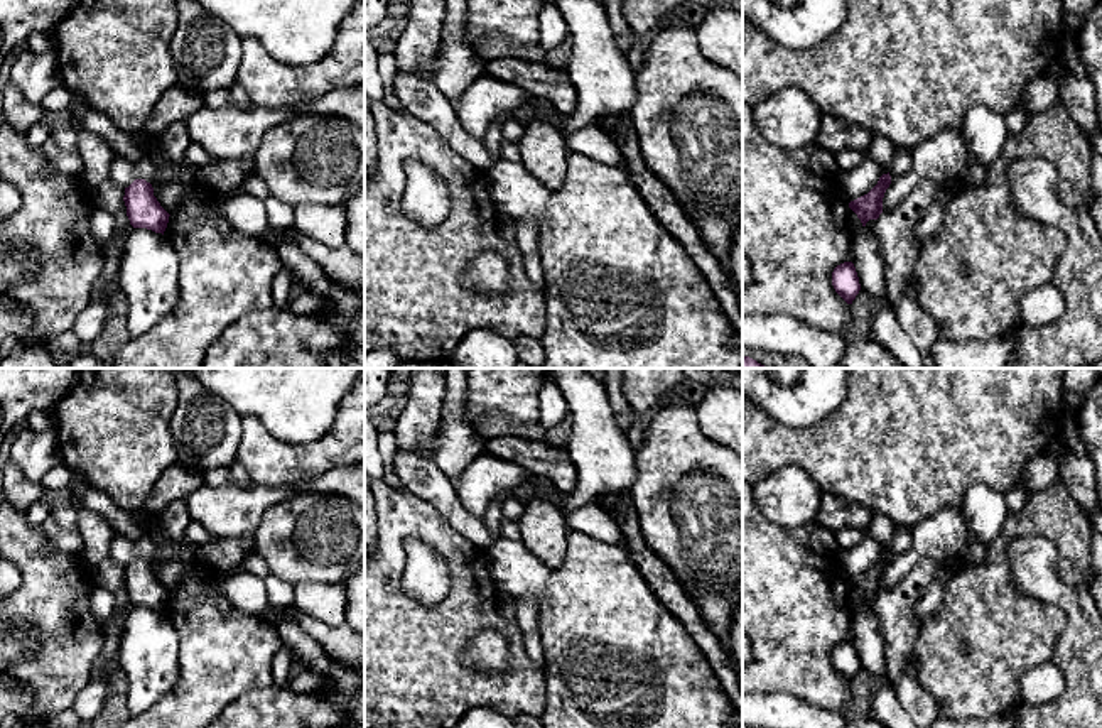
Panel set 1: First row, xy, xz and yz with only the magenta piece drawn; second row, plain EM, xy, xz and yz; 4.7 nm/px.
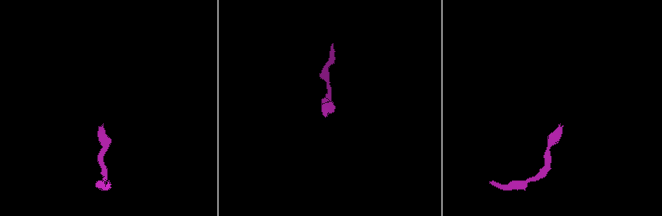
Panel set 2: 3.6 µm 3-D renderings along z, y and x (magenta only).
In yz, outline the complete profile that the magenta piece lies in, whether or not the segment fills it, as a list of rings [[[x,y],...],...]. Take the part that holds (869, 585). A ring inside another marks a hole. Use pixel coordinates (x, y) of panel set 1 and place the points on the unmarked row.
[[[874,512],[867,534],[872,535],[881,544],[883,554],[867,573],[849,581],[849,586],[857,593],[862,605],[866,605],[869,598],[878,598],[879,593],[883,591],[883,576],[891,562],[889,547],[896,529],[898,527],[893,524],[889,517]]]

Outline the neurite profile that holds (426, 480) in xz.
[[[397,451],[393,473],[405,485],[407,492],[429,502],[469,542],[484,551],[494,542],[483,519],[462,507],[452,481],[435,461],[425,461],[417,454]]]

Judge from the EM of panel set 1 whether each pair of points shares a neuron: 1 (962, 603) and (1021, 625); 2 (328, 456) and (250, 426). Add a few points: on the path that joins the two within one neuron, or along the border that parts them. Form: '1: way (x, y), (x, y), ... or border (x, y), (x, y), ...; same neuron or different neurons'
1: way (977, 619), (984, 625), (1006, 625); same neuron
2: way (307, 456), (279, 456), (269, 446); same neuron

